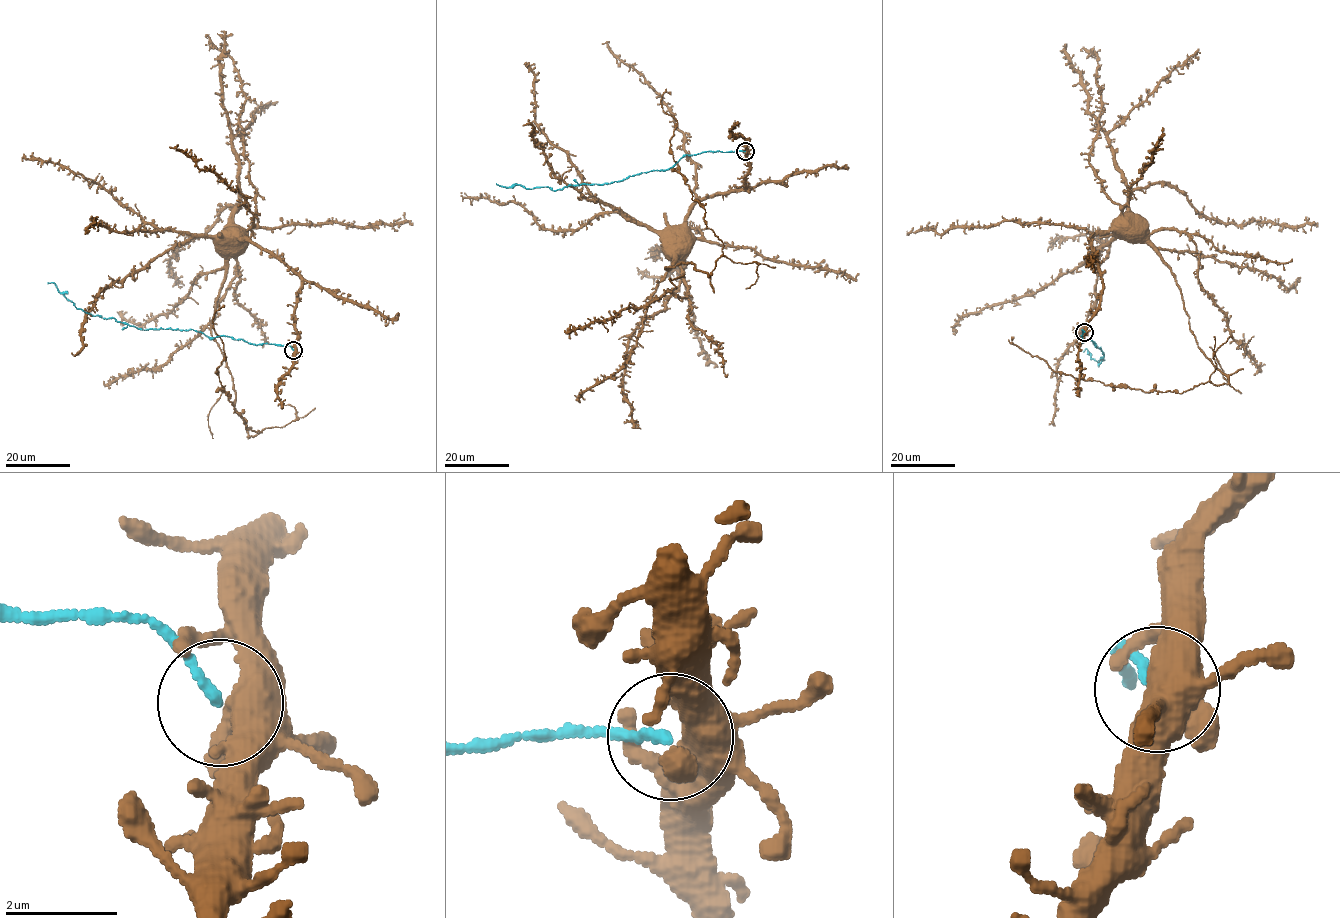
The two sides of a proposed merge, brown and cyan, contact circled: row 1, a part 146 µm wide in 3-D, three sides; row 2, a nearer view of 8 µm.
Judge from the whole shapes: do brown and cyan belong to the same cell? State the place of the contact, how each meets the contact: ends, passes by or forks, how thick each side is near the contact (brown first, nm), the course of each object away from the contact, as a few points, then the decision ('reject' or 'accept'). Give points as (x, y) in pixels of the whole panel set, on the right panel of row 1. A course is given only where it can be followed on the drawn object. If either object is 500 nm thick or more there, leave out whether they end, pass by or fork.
at (1084, 332); brown forks there; cyan ends there; 420 nm thick on the brown side, 170 nm on the other; brown runs (1084, 331), (1085, 323), (1099, 303), (1102, 289), (1101, 270), (1090, 238), (1111, 229), (1126, 232), (1131, 227); cyan runs (1084, 332), (1082, 342), (1095, 343), (1104, 359), (1099, 363), (1085, 349), (1083, 351); reject

